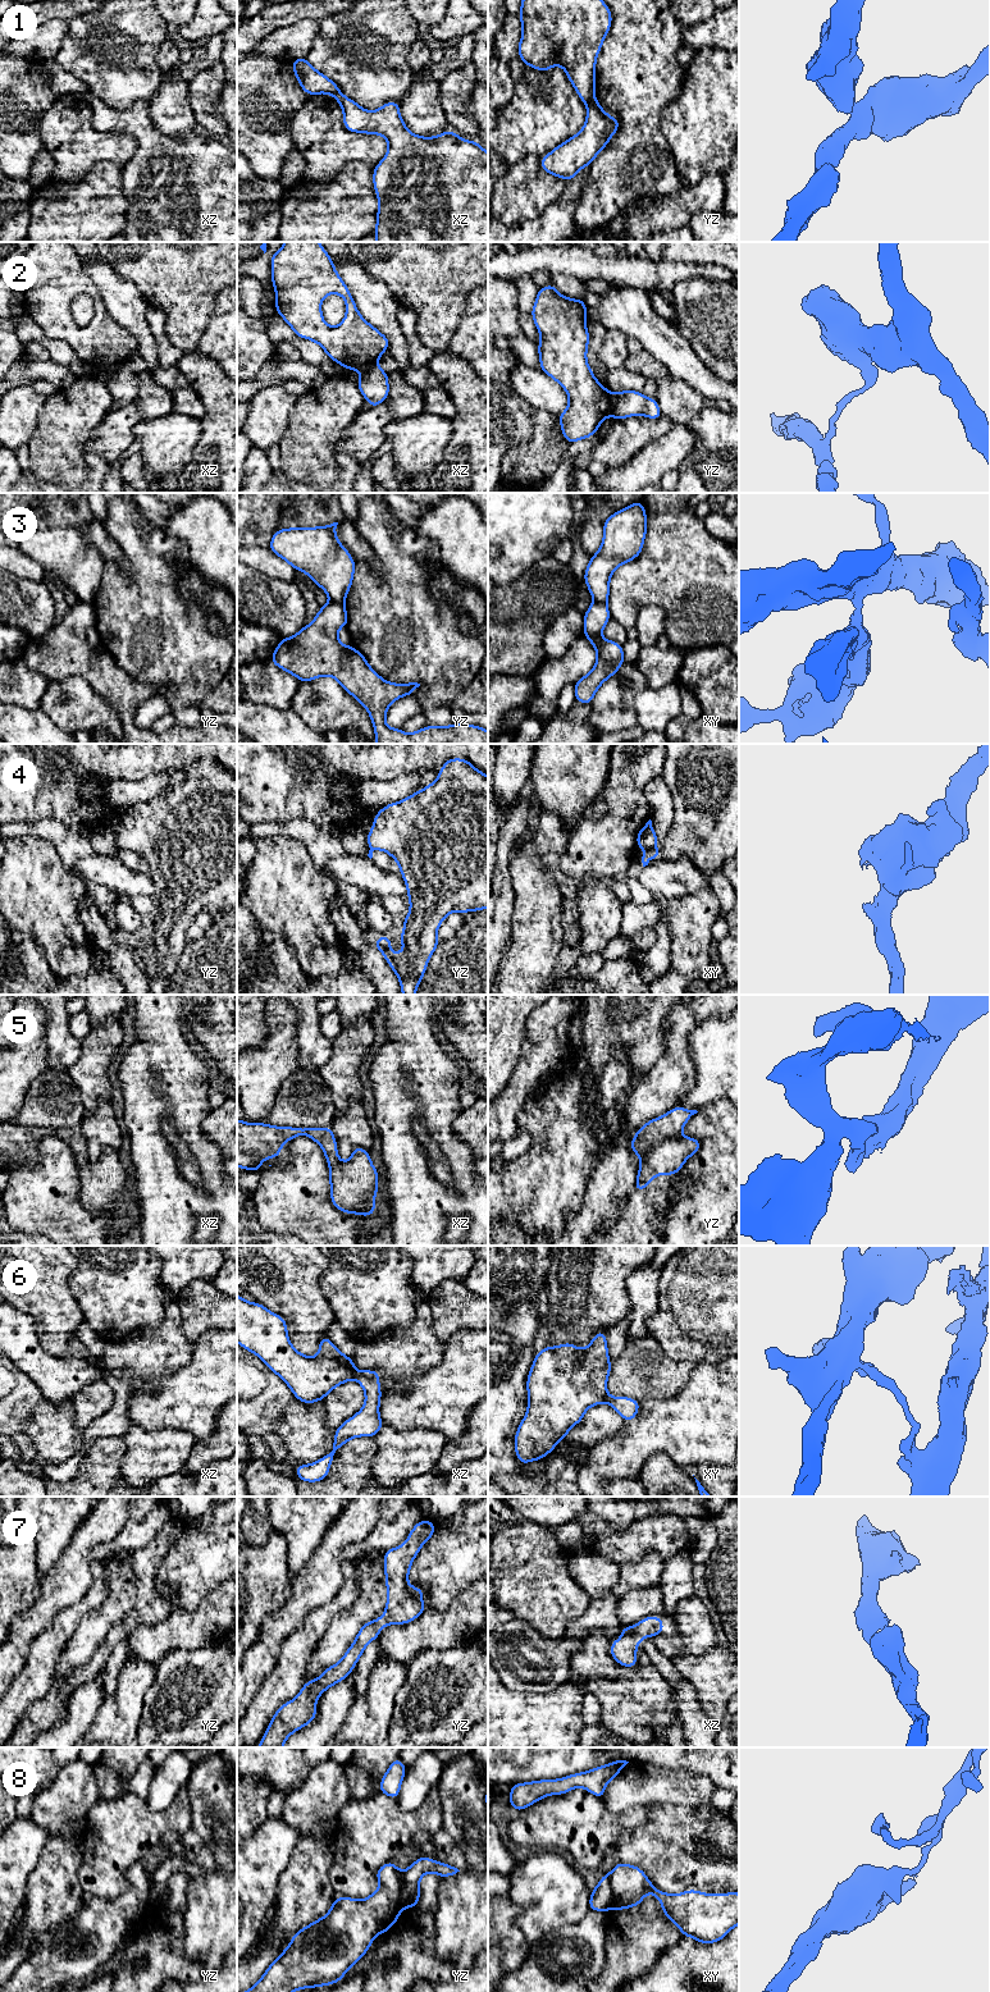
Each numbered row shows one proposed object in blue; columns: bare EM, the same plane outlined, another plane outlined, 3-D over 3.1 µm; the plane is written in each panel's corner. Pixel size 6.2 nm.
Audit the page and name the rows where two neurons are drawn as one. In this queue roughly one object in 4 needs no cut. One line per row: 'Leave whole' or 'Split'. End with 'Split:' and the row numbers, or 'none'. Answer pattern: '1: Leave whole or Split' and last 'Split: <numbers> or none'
1: Split
2: Split
3: Split
4: Split
5: Split
6: Split
7: Leave whole
8: Split
Split: 1, 2, 3, 4, 5, 6, 8

